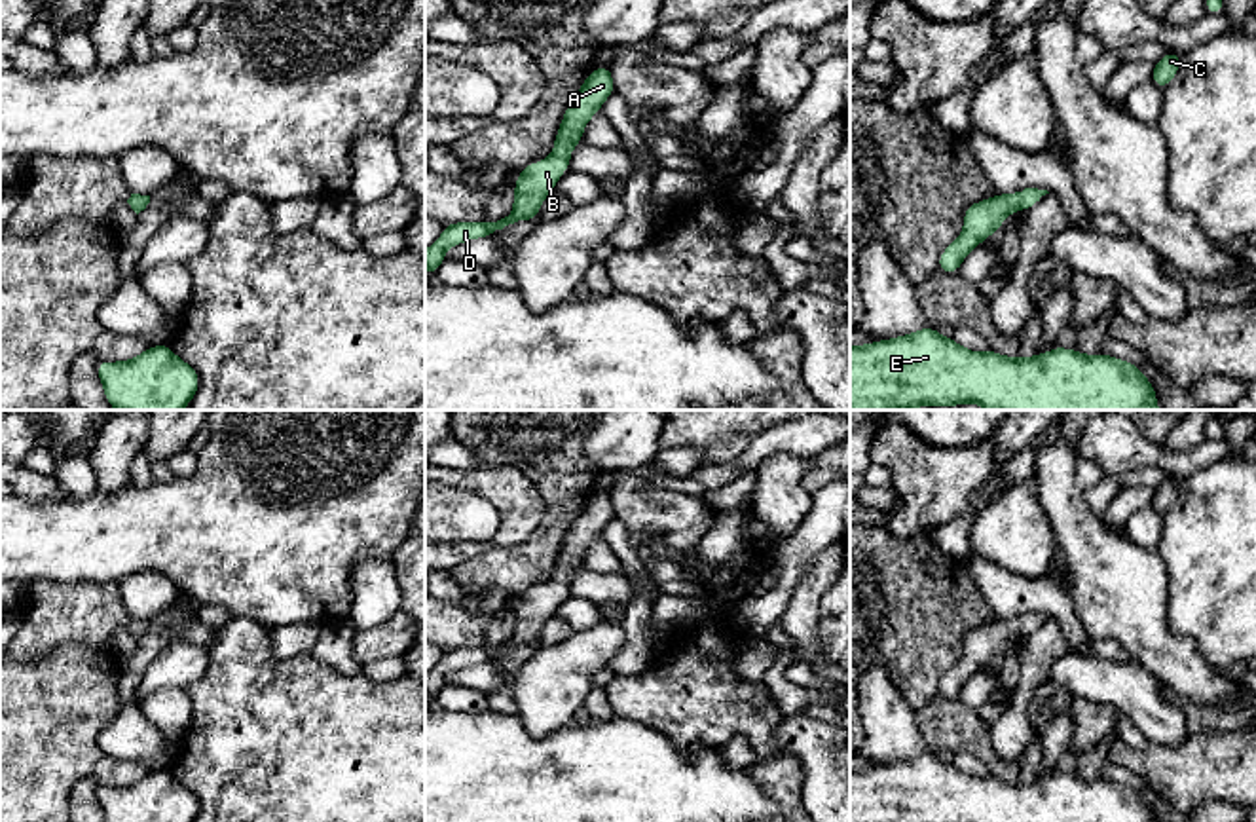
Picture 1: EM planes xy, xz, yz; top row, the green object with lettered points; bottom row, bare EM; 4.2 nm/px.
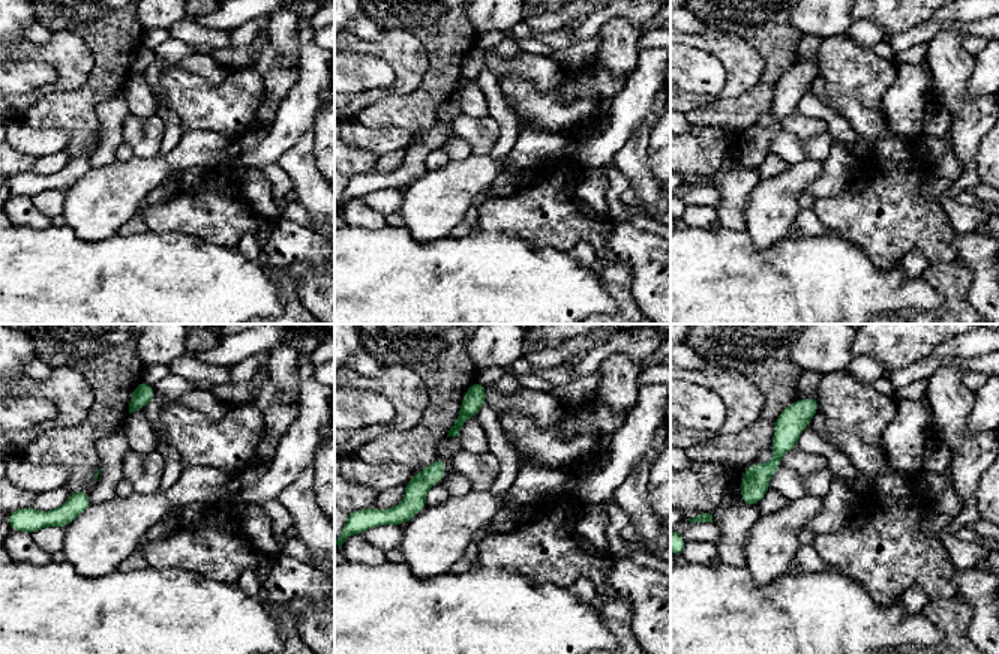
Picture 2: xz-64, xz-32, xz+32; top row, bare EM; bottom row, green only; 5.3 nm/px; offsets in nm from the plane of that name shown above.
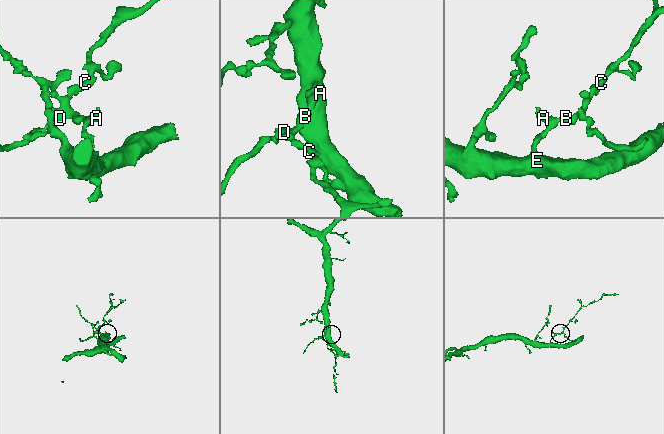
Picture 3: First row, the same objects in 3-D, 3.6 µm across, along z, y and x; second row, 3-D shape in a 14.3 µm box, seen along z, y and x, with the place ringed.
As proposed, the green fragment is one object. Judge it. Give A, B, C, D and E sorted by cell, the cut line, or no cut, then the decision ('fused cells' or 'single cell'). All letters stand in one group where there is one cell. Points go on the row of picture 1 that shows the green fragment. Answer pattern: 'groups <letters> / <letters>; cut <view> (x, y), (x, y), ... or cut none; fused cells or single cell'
groups A B C D E; cut none; single cell

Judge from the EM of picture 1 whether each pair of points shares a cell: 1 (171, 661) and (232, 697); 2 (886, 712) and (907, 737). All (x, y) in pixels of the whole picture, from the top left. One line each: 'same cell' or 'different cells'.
1: different cells
2: same cell

